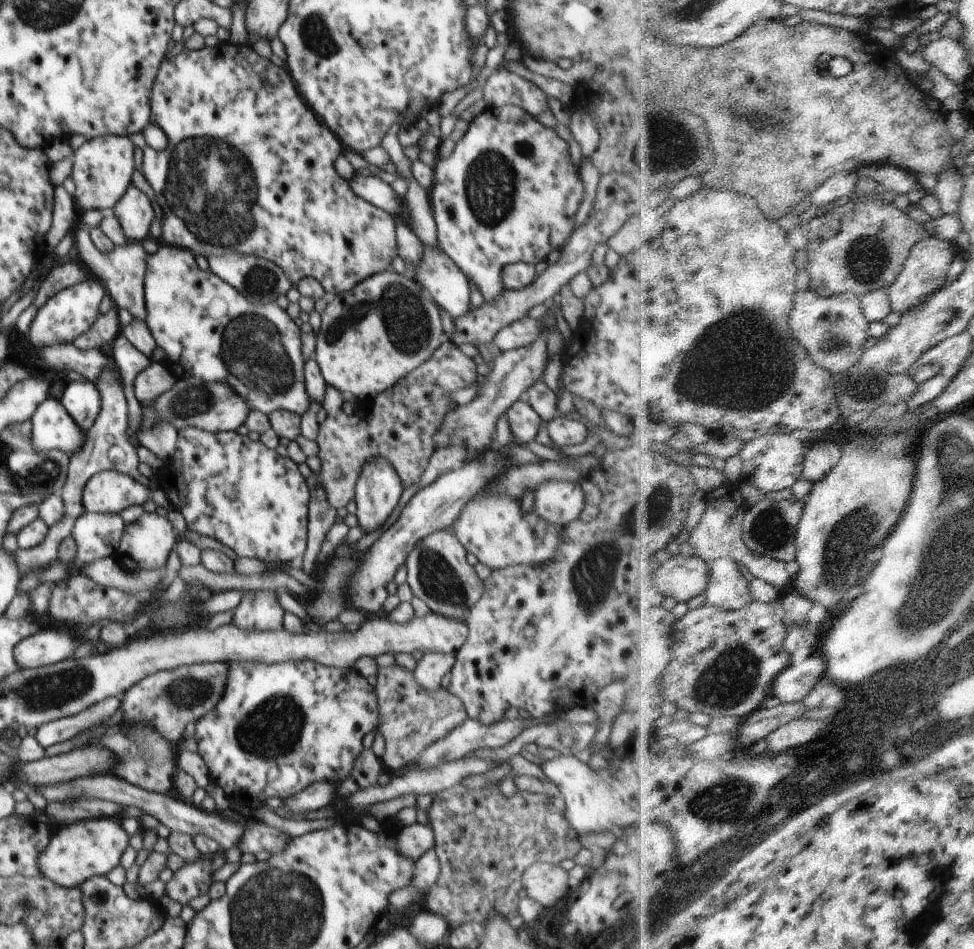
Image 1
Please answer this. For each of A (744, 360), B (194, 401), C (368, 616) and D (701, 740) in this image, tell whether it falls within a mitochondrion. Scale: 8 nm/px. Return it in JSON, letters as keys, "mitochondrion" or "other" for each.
{"A":"mitochondrion","B":"mitochondrion","C":"other","D":"other"}

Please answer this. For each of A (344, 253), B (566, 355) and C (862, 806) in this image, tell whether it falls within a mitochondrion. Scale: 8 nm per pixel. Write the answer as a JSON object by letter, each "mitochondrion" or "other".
{"A":"other","B":"other","C":"other"}

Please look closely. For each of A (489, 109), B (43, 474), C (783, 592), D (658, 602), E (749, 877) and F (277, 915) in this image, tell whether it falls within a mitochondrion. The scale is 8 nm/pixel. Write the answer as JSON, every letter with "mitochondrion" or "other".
{"A":"other","B":"mitochondrion","C":"other","D":"other","E":"other","F":"mitochondrion"}

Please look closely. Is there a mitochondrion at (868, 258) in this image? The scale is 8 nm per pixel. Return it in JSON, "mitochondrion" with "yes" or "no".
{"mitochondrion":"yes"}

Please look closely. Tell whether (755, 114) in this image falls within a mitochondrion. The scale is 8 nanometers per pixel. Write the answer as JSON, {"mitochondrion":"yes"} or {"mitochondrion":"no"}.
{"mitochondrion":"yes"}

